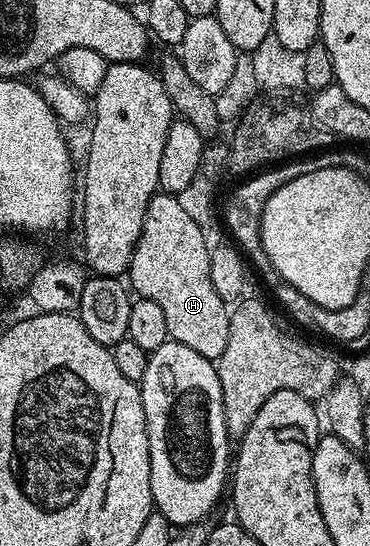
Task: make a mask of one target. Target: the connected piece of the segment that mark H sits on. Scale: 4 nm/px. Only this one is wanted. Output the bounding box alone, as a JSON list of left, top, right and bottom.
[128,193,228,361]

